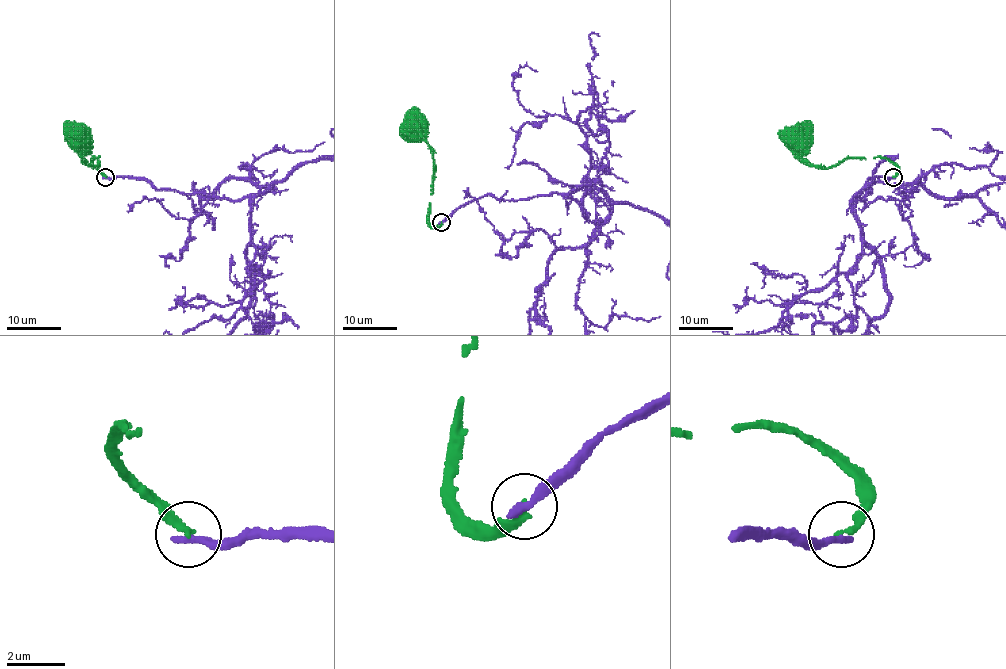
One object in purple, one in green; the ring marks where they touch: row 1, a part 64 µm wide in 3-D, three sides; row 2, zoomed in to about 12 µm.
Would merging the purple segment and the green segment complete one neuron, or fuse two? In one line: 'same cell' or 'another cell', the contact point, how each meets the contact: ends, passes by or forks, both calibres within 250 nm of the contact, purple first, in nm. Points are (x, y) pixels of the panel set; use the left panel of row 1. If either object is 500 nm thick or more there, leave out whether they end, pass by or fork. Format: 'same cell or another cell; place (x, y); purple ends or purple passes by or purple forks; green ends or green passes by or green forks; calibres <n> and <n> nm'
another cell; place (105, 177); purple ends; green ends; calibres 340 and 220 nm

